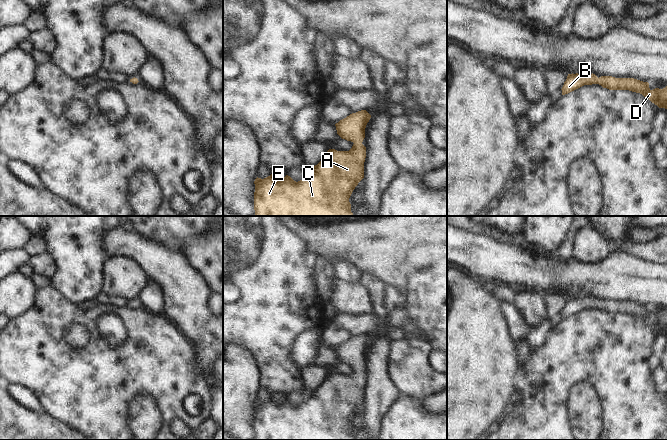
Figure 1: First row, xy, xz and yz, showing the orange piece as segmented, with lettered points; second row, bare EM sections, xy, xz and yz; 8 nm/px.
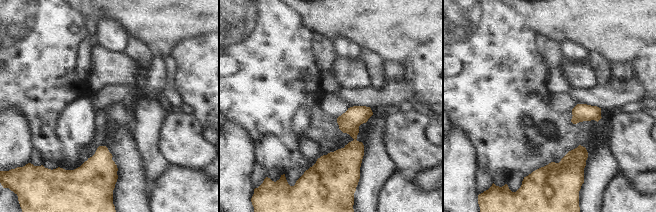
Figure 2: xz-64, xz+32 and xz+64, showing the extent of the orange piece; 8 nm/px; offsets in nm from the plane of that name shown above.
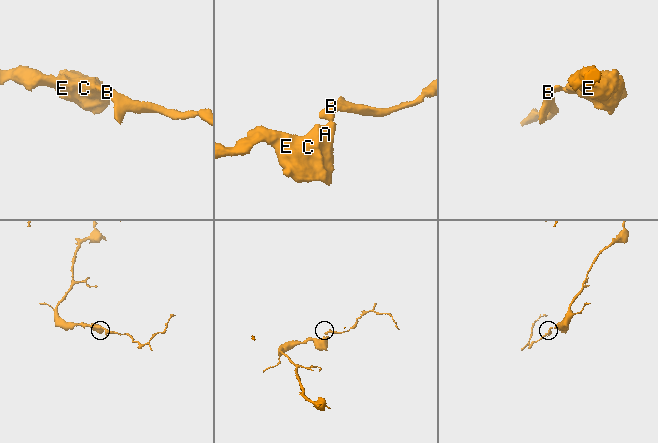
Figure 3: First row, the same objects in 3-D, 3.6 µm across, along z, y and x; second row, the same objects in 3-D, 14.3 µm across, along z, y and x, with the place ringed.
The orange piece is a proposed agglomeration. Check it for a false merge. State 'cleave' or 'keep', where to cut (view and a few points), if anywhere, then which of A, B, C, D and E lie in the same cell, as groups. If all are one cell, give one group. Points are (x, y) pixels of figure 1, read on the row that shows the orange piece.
keep; cut none; groups A B C D E

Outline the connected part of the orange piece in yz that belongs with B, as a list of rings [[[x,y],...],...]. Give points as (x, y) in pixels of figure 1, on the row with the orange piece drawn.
[[[568,74],[562,87],[562,95],[568,94],[584,85],[599,84],[609,90],[629,90],[640,93],[659,108],[667,109],[667,86],[651,90],[648,82],[634,78],[615,78],[612,76],[597,77],[595,74]]]

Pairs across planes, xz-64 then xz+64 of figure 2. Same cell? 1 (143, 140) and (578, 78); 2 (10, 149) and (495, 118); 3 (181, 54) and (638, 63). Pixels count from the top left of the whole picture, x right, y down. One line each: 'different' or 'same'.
1: different
2: different
3: same

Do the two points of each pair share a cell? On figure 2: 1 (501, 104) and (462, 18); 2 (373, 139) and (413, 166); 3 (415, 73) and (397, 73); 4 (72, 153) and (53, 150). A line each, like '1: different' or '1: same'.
1: same
2: different
3: different
4: different

